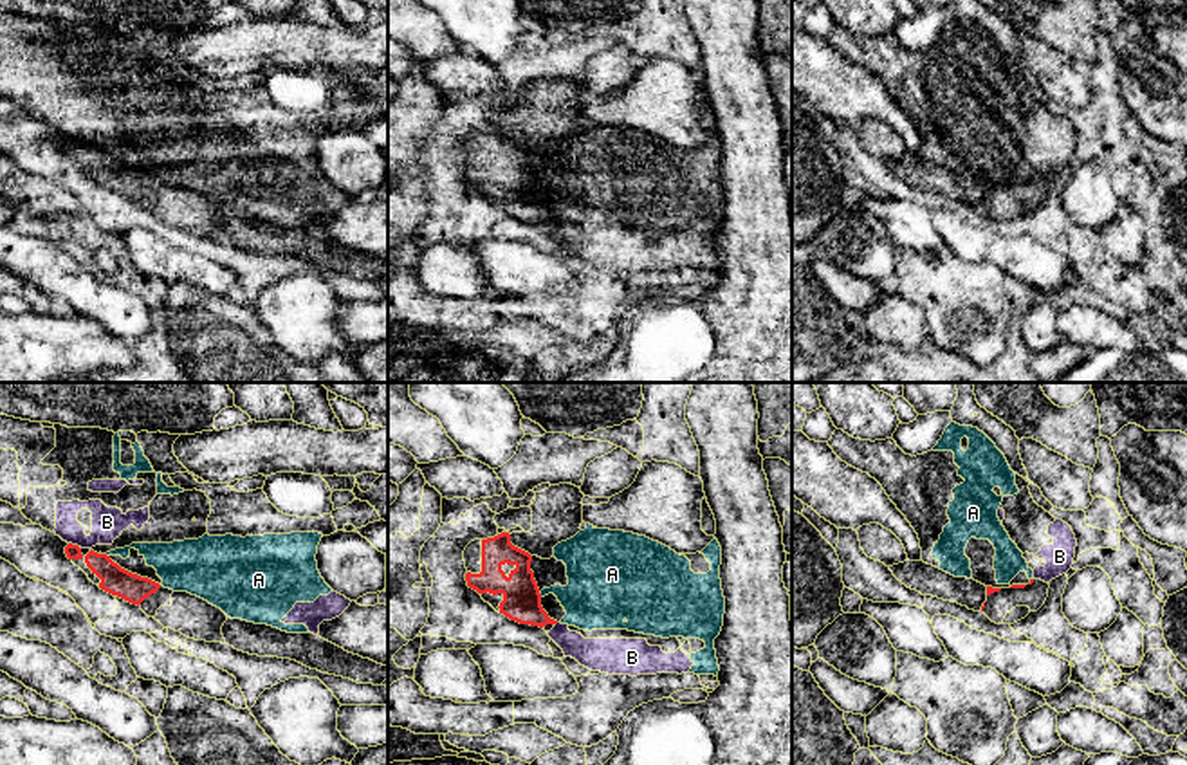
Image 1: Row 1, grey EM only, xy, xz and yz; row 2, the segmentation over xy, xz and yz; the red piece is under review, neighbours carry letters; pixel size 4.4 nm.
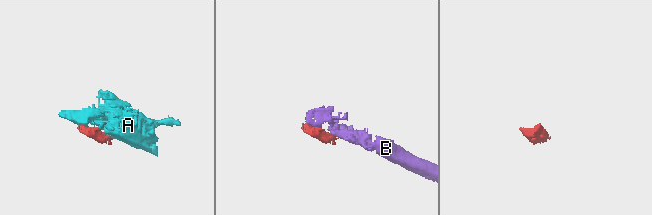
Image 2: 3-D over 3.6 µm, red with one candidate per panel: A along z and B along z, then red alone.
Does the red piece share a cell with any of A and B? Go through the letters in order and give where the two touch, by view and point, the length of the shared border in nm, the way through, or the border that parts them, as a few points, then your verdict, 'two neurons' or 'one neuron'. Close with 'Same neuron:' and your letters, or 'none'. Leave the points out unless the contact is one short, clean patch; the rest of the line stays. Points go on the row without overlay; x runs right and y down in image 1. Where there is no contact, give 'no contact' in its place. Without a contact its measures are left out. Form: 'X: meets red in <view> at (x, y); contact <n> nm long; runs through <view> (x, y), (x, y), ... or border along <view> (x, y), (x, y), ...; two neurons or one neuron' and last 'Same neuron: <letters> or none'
A: meets red in xz at (540, 190); contact 30 nm long; two neurons
B: meets red in xy at (74, 141); contact 50 nm long; border along xy (69, 138), (78, 143); two neurons
Same neuron: none

